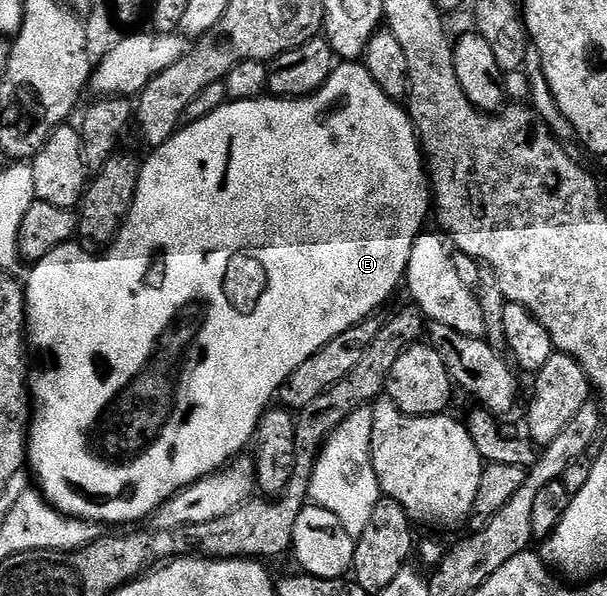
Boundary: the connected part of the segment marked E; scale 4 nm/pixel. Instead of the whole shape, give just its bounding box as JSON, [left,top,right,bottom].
[25,61,431,525]

